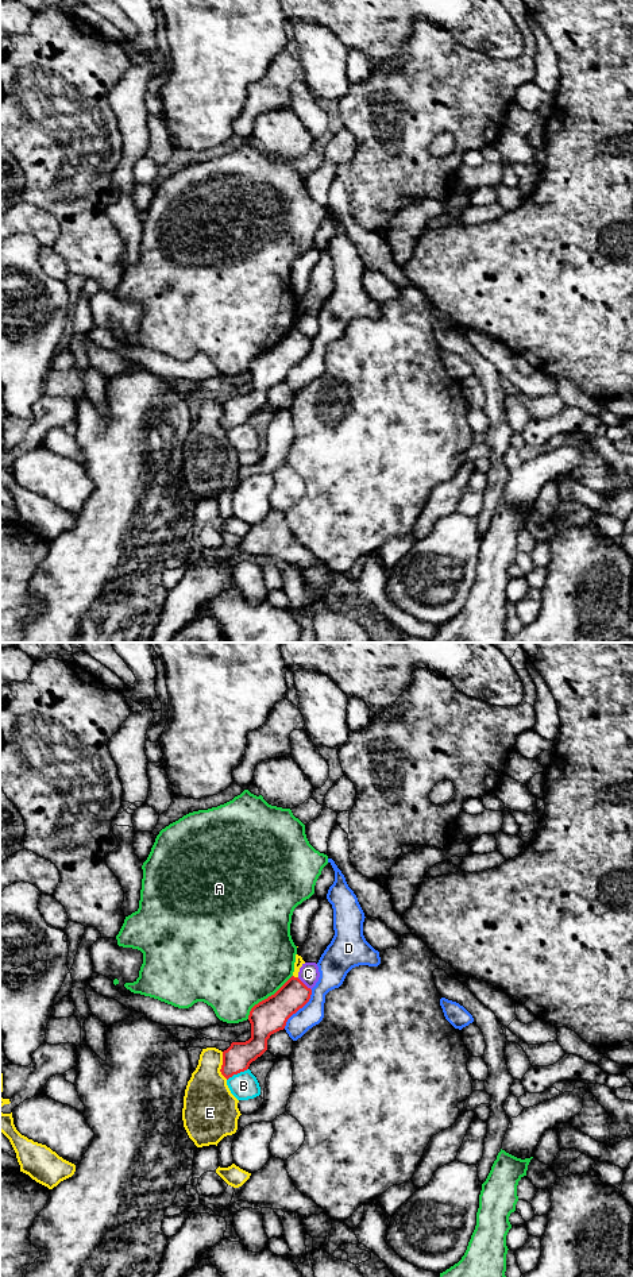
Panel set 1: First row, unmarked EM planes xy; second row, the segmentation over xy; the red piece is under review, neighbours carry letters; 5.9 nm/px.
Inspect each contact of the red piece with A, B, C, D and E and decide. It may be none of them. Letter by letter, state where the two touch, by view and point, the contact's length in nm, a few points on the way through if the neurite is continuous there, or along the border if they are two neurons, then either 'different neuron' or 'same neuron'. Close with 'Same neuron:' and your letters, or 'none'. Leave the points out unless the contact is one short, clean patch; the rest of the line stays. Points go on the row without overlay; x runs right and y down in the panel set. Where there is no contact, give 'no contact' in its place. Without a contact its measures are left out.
A: xy (267, 350) | 380 nm | different neuron
B: xy (236, 425) | 150 nm | different neuron
C: xy (303, 335) | 120 nm | along xy (297, 330), (311, 342) | different neuron
D: xy (298, 361) | 280 nm | along xy (312, 342), (311, 350), (288, 371), (284, 379) | different neuron
E: xy (222, 417) | 170 nm | different neuron
Same neuron: none

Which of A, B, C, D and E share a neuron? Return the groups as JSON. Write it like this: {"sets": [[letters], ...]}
{"sets": [["A"], ["B"], ["C"], ["D"], ["E"]]}

